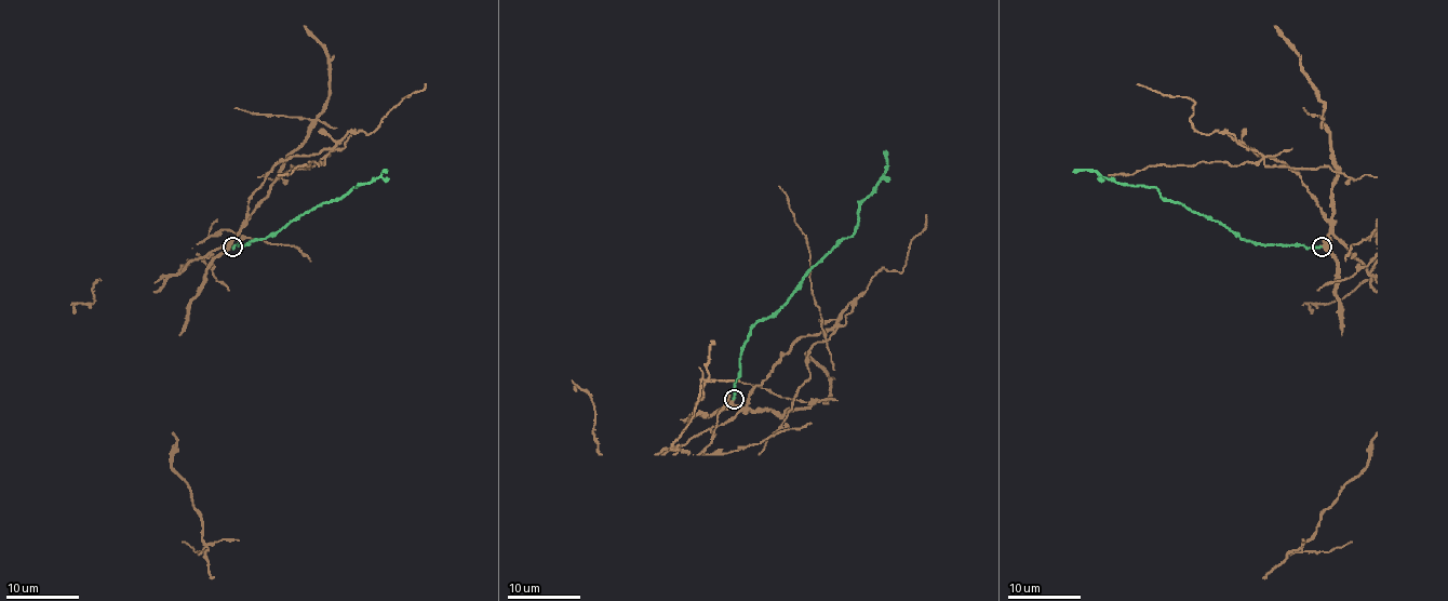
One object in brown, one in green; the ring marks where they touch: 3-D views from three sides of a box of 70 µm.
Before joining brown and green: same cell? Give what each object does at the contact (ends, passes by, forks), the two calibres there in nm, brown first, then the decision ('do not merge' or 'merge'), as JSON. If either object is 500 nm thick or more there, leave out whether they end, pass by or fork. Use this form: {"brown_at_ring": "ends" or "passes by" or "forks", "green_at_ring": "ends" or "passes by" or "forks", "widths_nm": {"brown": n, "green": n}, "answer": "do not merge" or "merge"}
{"widths_nm": {"brown": 550, "green": 240}, "answer": "do not merge"}

